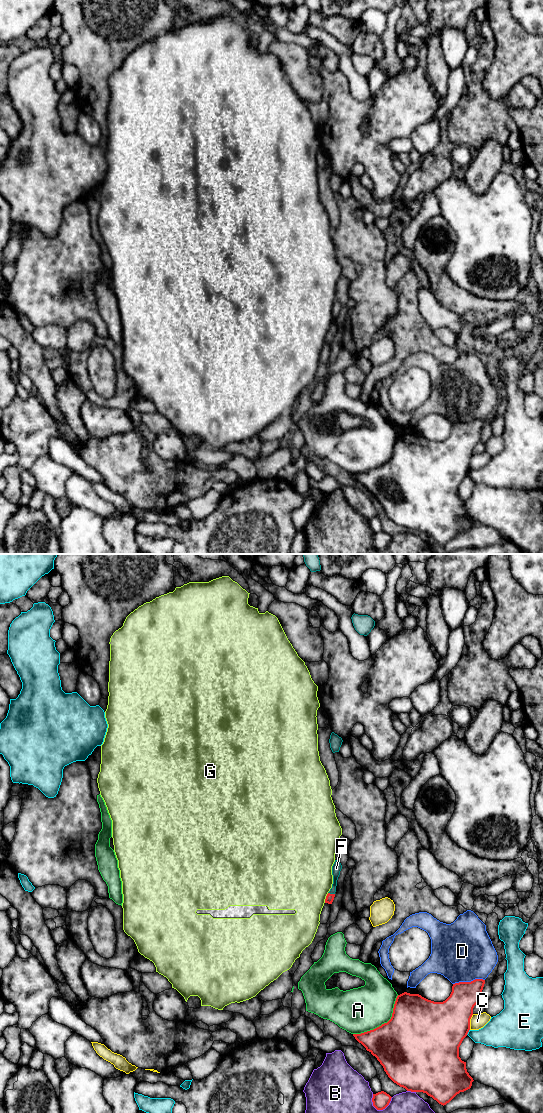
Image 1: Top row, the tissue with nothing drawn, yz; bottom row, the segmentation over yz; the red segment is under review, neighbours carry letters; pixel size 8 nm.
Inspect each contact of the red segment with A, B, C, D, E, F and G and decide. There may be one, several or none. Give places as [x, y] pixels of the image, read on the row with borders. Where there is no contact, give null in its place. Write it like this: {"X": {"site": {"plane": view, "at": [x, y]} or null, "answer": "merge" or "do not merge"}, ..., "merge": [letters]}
{"A": {"site": {"plane": "yz", "at": [384, 1023]}, "answer": "do not merge"}, "B": {"site": {"plane": "yz", "at": [411, 1091]}, "answer": "do not merge"}, "C": {"site": {"plane": "yz", "at": [469, 1022]}, "answer": "do not merge"}, "D": {"site": {"plane": "yz", "at": [468, 982]}, "answer": "do not merge"}, "E": {"site": {"plane": "yz", "at": [468, 1031]}, "answer": "do not merge"}, "F": {"site": {"plane": "yz", "at": [331, 894]}, "answer": "merge"}, "G": {"site": {"plane": "yz", "at": [326, 898]}, "answer": "do not merge"}, "merge": ["F"]}

